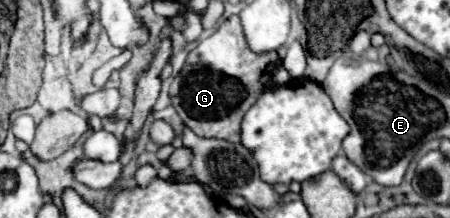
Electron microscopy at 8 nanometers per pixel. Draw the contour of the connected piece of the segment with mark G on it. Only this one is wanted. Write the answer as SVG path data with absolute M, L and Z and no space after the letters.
M230 16L206 40L202 40L186 58L182 72L174 78L170 88L172 106L182 122L198 138L220 138L240 142L240 122L246 110L260 98L272 82L278 66L276 52L256 54L250 50L240 18Z

